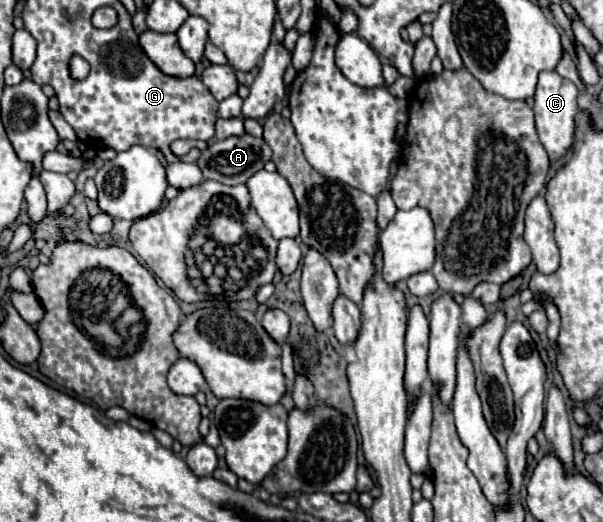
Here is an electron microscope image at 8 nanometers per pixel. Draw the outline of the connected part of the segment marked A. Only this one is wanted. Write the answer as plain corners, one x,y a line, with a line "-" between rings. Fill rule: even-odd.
239,135
239,137
227,137
223,141
217,141
209,145
205,151
201,151
201,157
197,161
199,169
203,171
205,179
213,179
225,185
239,185
245,183
251,175
263,169
267,161
271,161
271,149
263,141
263,137
251,137
251,135

